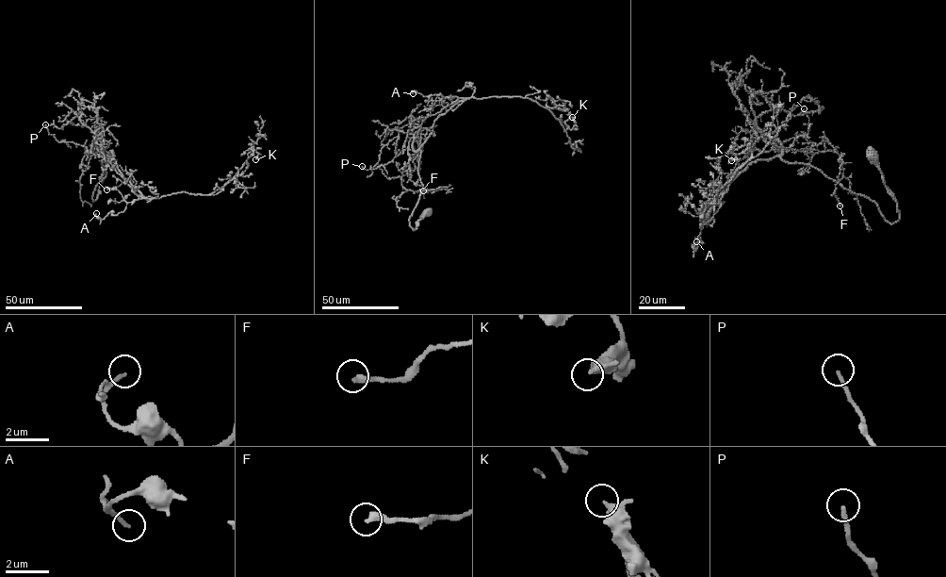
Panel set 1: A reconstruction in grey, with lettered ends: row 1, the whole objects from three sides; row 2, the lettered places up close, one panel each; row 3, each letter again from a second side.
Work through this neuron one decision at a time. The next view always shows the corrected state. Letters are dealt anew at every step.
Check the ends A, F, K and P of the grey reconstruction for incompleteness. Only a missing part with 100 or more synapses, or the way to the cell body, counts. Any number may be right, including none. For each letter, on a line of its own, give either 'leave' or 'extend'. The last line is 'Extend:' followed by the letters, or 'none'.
A: leave
F: leave
K: leave
P: leave
Extend: none

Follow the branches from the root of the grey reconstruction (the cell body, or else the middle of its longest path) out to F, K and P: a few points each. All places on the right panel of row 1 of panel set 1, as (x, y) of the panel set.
F: (872, 156), (897, 203), (893, 223), (810, 165), (783, 159), (761, 132), (788, 150), (842, 155), (839, 206)
K: (872, 156), (897, 203), (893, 223), (778, 156), (750, 163), (704, 220), (752, 152), (731, 160)
P: (872, 156), (893, 223), (783, 159), (774, 139), (753, 129), (752, 143), (807, 135), (804, 108)

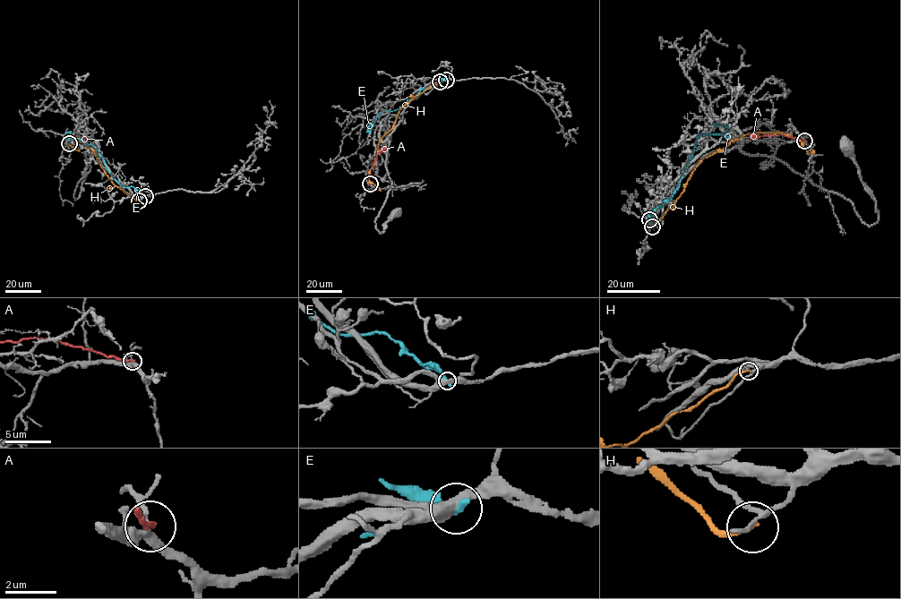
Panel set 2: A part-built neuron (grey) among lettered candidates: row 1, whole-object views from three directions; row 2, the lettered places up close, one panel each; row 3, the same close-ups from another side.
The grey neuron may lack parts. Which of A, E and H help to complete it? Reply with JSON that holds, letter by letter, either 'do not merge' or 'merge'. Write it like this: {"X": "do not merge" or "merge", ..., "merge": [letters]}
{"A": "do not merge", "E": "do not merge", "H": "do not merge", "merge": []}

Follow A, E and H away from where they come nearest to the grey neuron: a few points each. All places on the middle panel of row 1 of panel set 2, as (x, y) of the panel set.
A: (369, 184), (373, 163), (382, 148), (381, 153)
E: (446, 80), (422, 88), (396, 110), (381, 112), (367, 132), (372, 123)
H: (440, 81), (399, 110), (393, 127), (379, 141), (377, 156), (369, 175), (369, 182), (381, 191)

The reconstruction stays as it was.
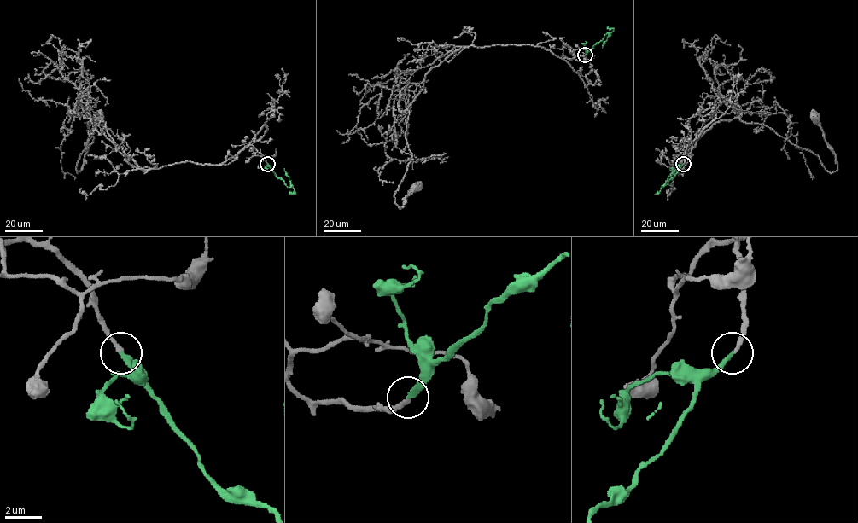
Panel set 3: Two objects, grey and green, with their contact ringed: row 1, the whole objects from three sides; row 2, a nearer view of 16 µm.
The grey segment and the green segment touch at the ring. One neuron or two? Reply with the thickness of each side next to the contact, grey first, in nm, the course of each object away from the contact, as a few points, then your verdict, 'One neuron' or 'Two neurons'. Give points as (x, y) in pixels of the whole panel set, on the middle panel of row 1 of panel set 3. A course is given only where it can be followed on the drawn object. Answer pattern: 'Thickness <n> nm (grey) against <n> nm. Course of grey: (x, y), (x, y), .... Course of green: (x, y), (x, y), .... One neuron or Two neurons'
Thickness 200 nm (grey) against 280 nm. Course of grey: (586, 55), (528, 44), (455, 49), (407, 109), (400, 208), (417, 186). Course of green: (586, 55), (609, 32), (602, 48). One neuron

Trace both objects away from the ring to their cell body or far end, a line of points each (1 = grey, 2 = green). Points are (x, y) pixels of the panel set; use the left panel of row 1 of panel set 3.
1: (267, 164), (252, 146), (219, 164), (143, 170), (105, 123), (89, 117), (93, 142), (77, 172), (98, 117)
2: (267, 164), (277, 177), (290, 187), (284, 168)

